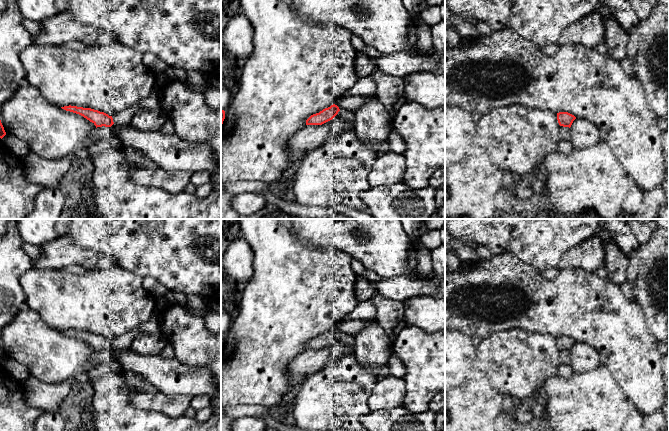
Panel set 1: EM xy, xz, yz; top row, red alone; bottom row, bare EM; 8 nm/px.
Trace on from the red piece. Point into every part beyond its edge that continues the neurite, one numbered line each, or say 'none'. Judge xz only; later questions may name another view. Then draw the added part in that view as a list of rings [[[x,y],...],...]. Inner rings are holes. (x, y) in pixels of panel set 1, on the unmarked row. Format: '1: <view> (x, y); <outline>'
1: xz (353, 327); [[[343,319],[335,325],[335,329],[339,331],[341,334],[345,335],[351,335],[353,337],[356,337],[360,331],[365,327],[366,322],[369,320],[365,319],[353,319],[353,320],[347,320]]]

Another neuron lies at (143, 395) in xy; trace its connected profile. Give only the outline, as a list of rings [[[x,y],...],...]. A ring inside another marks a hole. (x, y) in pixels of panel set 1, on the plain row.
[[[128,371],[121,373],[130,390],[131,404],[136,408],[160,412],[170,417],[179,417],[184,415],[190,407],[193,398],[191,395],[166,394],[136,373]]]

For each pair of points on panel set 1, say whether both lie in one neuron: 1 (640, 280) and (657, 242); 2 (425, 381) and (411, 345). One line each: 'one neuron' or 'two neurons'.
1: one neuron
2: one neuron

